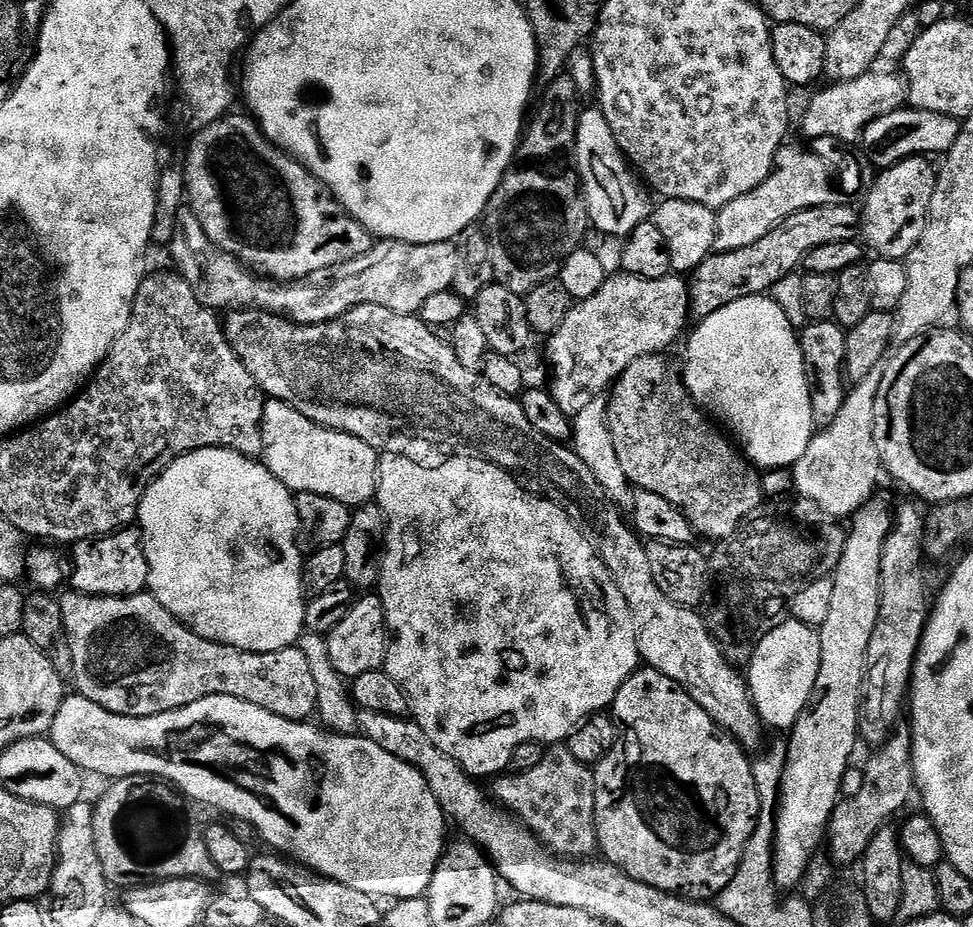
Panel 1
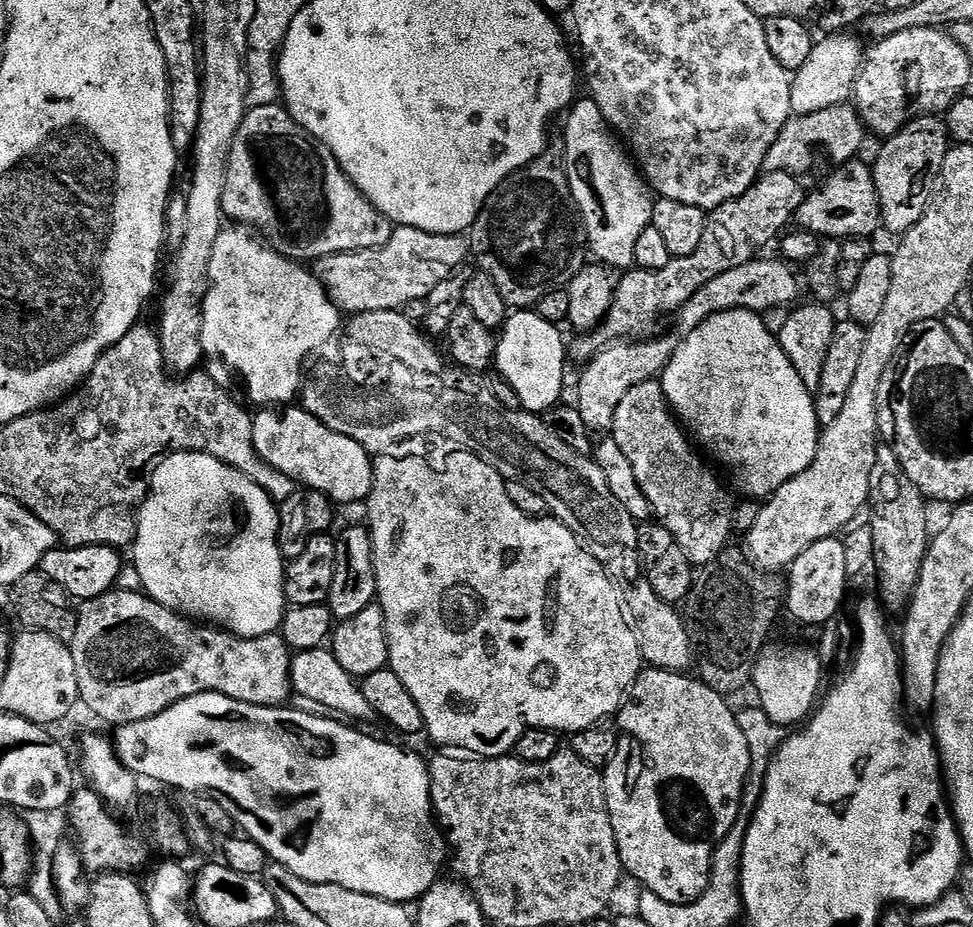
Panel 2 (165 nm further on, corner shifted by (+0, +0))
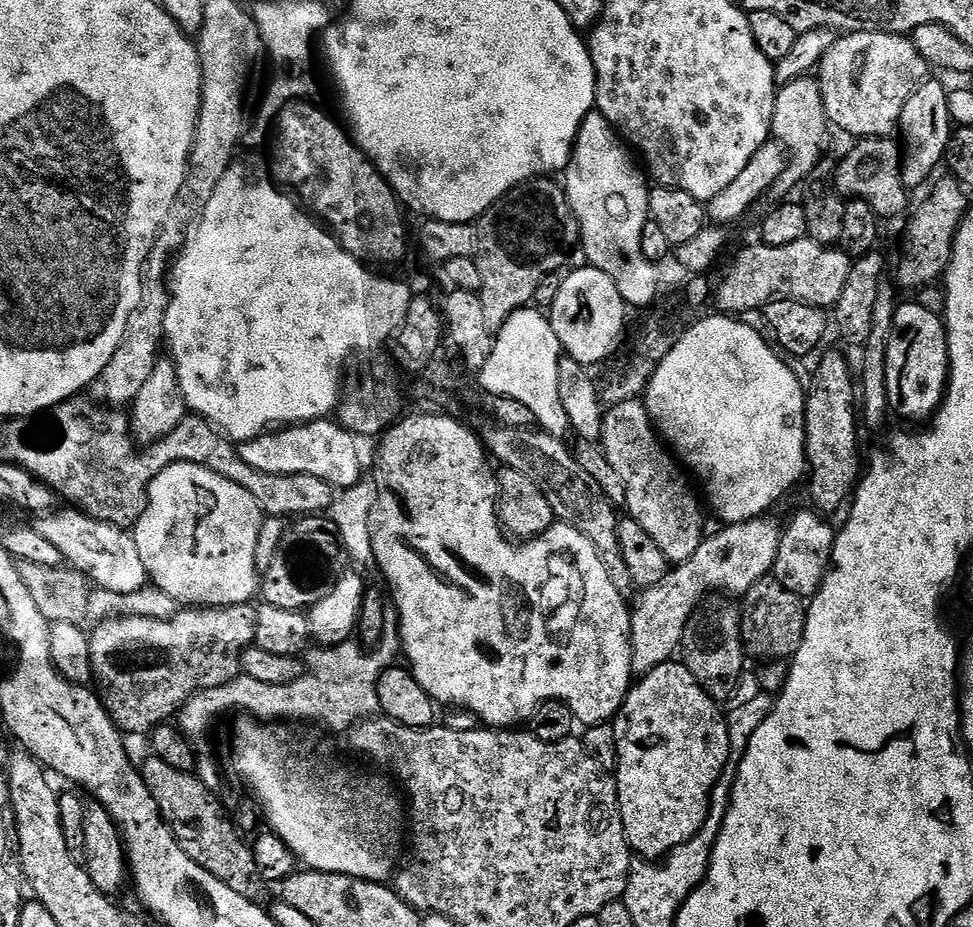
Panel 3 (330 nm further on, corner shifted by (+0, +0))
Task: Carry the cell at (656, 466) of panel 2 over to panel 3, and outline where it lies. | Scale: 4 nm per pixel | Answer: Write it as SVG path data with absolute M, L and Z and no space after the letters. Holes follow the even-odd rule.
M633 398L611 405L604 413L599 443L610 466L614 466L618 478L622 478L622 486L626 486L627 515L636 520L638 526L642 526L642 530L654 538L654 542L658 542L662 554L666 554L673 565L689 560L694 550L698 550L700 543L706 539L705 509L701 497L692 493L688 485L689 477L682 471L677 457L658 435L647 403L643 399Z

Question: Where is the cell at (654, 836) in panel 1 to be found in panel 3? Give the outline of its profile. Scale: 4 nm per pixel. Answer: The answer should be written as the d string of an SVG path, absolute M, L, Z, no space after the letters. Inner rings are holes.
M669 662L660 664L656 668L651 668L649 672L643 673L633 683L628 690L628 696L624 700L623 706L614 717L612 729L616 739L616 767L614 769L614 779L616 782L616 793L620 803L620 813L622 814L622 826L624 827L624 837L628 840L628 847L640 858L663 858L679 844L686 843L696 831L702 827L704 820L708 817L708 806L711 798L712 787L720 777L725 775L729 767L729 756L731 754L730 736L727 734L727 722L725 713L721 710L721 705L716 700L708 696L706 690L699 685L694 678L694 674L687 669L684 663Z

